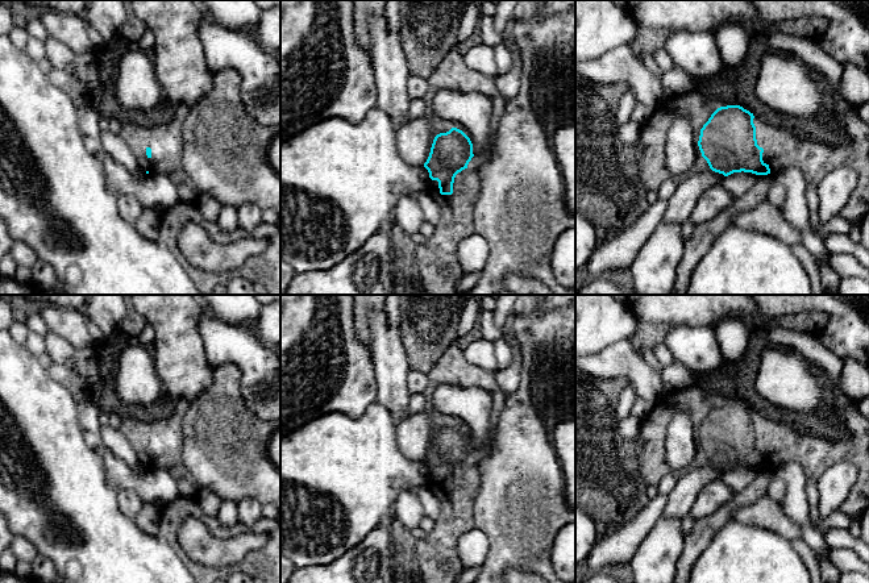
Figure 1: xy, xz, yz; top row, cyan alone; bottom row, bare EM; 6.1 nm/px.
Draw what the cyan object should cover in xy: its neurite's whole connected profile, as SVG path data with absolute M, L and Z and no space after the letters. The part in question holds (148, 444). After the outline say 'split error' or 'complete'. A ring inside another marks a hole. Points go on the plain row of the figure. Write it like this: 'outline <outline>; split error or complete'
outline M175 399L170 417L157 421L122 418L120 430L130 441L146 469L163 469L176 482L179 495L195 497L198 482L182 461L182 420L190 407L186 399Z; split error

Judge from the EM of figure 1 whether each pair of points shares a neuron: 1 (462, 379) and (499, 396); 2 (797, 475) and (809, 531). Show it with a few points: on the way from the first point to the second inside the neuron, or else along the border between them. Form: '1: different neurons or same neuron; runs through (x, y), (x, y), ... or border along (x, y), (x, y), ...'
1: same neuron; runs through (472, 379), (482, 379), (490, 387)
2: same neuron; runs through (797, 488), (797, 509), (801, 517)

